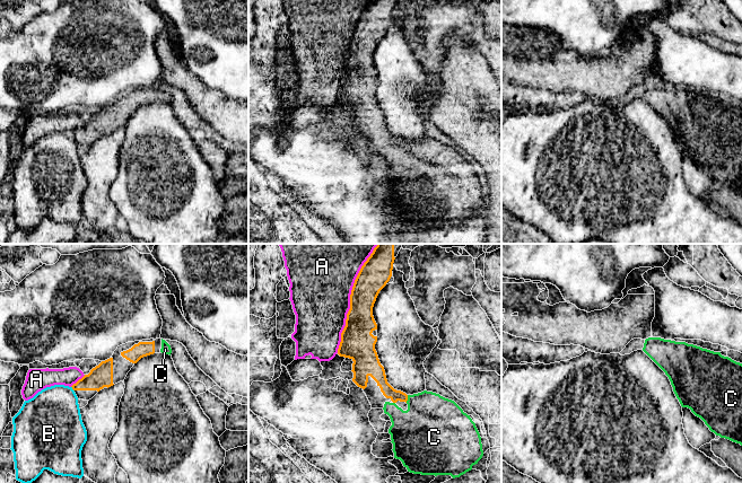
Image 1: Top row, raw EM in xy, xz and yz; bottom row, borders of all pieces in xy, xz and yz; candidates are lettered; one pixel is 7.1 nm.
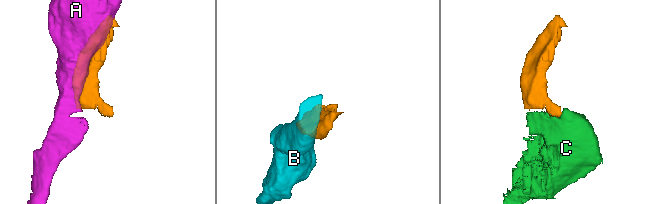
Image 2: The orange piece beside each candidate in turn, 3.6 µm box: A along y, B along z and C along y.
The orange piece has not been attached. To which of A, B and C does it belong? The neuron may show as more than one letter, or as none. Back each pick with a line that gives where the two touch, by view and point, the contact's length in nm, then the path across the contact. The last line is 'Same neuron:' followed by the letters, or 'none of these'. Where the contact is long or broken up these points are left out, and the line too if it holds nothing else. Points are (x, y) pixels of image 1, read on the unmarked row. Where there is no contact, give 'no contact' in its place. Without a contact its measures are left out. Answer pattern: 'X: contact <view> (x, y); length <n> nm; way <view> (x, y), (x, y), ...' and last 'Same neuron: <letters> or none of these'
C: contact xz (407, 146); length 60 nm; way xz (380, 124), (394, 142), (407, 146), (431, 170)
Same neuron: C

